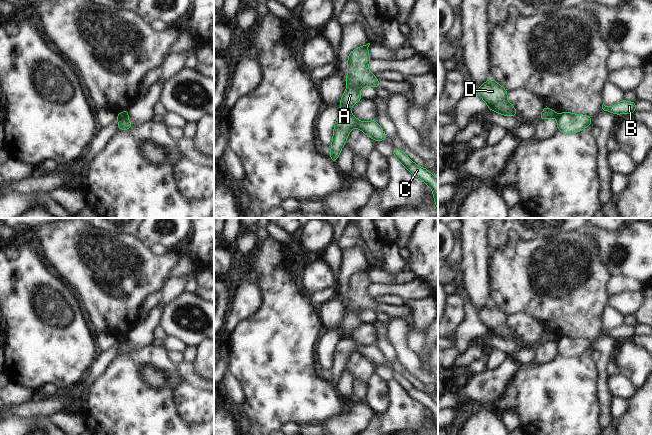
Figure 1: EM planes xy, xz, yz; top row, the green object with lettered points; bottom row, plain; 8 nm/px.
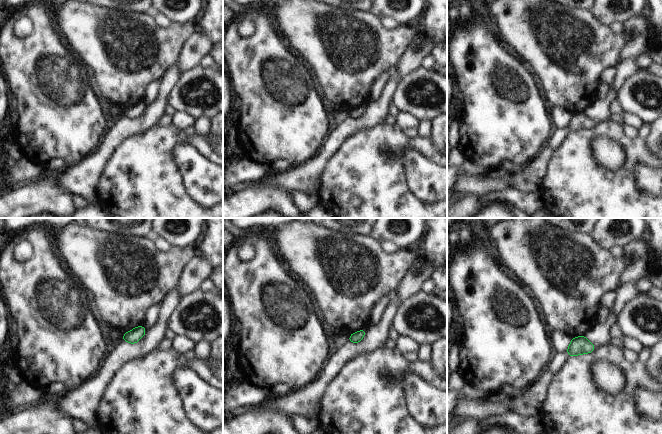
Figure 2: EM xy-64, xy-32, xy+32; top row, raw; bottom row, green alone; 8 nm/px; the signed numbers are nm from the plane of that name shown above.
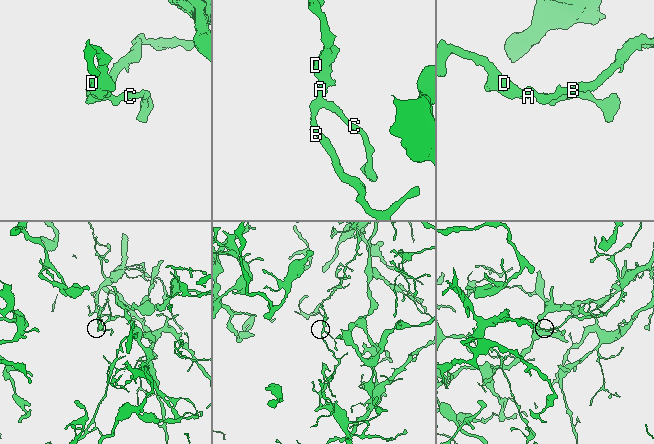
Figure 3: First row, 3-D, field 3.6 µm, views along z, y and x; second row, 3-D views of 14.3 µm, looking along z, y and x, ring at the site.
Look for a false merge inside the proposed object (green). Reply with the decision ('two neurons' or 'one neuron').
two neurons

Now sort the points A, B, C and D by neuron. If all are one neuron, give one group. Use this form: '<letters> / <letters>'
A D / B C

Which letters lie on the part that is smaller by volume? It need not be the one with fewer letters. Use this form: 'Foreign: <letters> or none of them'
Foreign: A, D

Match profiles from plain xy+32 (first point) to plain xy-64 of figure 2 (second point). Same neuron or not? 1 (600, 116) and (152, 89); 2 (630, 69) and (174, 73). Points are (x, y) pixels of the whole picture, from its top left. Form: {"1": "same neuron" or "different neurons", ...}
{"1": "different neurons", "2": "different neurons"}

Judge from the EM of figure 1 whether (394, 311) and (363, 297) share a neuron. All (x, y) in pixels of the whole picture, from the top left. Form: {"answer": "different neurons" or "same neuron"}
{"answer": "same neuron"}

